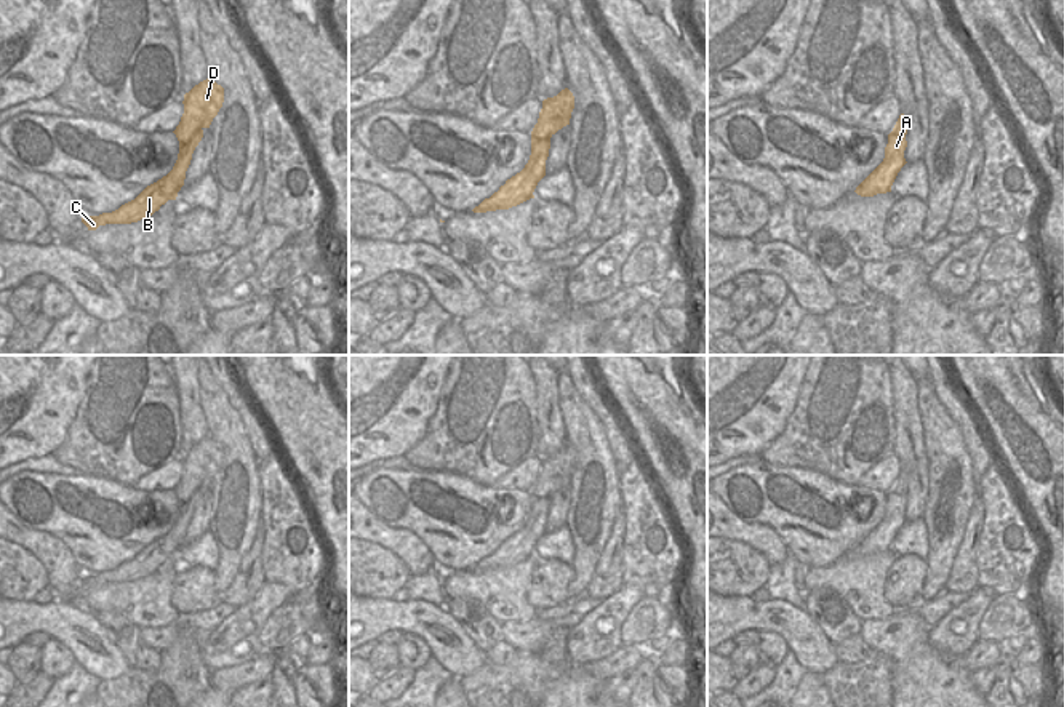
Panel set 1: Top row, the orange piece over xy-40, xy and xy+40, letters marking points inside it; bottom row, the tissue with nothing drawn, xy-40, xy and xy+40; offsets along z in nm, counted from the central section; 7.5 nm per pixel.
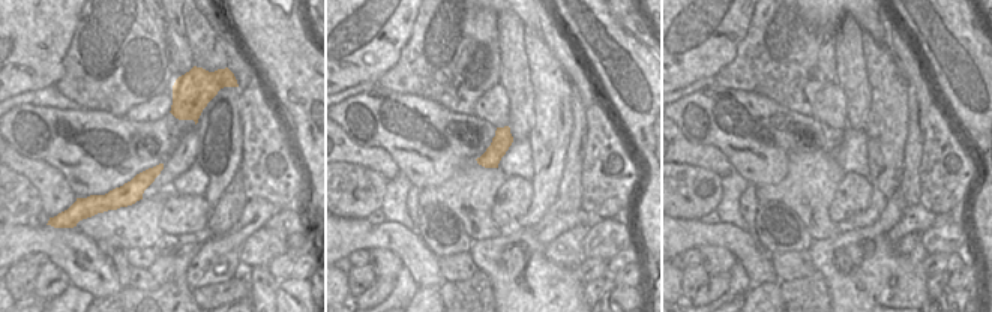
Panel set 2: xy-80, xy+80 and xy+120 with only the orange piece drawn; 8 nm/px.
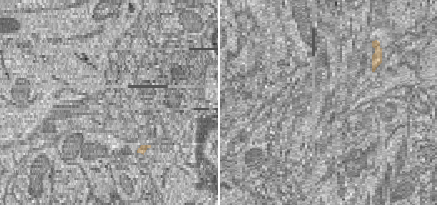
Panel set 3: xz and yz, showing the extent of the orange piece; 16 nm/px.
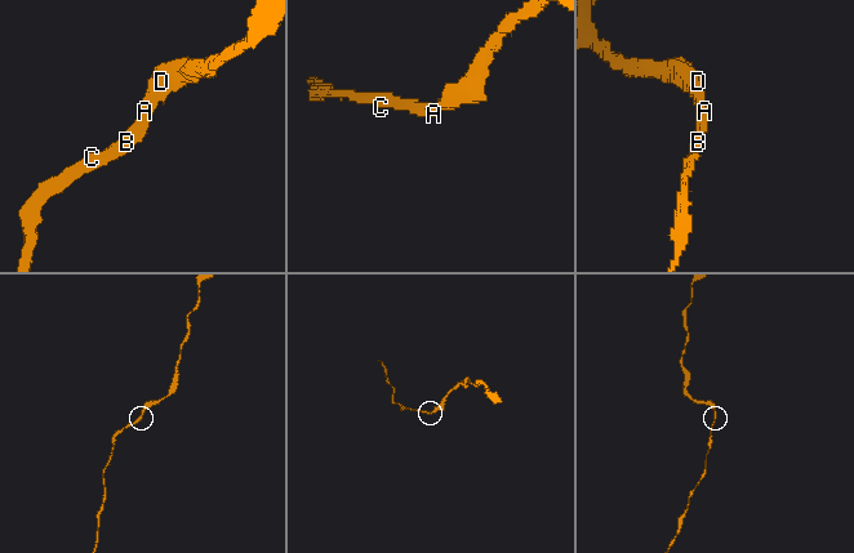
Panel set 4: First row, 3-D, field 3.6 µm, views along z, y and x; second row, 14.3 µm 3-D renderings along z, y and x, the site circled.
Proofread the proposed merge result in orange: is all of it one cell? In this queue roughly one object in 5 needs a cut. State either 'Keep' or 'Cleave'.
Keep.

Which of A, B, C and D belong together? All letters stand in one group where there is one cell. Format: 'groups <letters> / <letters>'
groups A B C D

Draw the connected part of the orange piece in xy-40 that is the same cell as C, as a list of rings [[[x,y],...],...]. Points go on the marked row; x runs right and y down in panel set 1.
[[[206,78],[184,94],[184,114],[173,131],[179,141],[179,154],[173,170],[147,186],[134,200],[122,205],[112,213],[99,216],[83,216],[82,222],[88,230],[96,230],[106,224],[131,224],[152,216],[168,200],[176,200],[184,186],[186,171],[192,154],[203,138],[203,130],[210,128],[224,102],[224,88]]]

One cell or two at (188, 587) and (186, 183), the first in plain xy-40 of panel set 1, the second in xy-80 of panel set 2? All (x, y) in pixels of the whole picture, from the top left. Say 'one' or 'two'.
two

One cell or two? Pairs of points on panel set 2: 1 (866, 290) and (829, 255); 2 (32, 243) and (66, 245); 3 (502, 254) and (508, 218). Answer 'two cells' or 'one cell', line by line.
1: one cell
2: one cell
3: two cells

